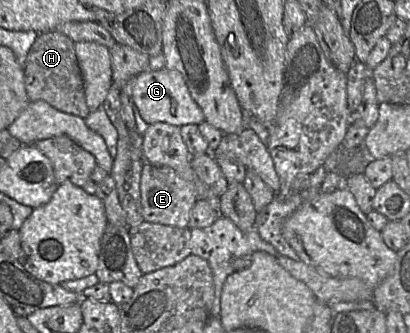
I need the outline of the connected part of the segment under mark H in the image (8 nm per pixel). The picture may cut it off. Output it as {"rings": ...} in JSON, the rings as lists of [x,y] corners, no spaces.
{"rings":[[[58,31],[40,33],[28,52],[23,72],[25,90],[30,102],[43,100],[59,111],[81,118],[86,118],[90,112],[86,105],[75,43],[66,35]]]}

